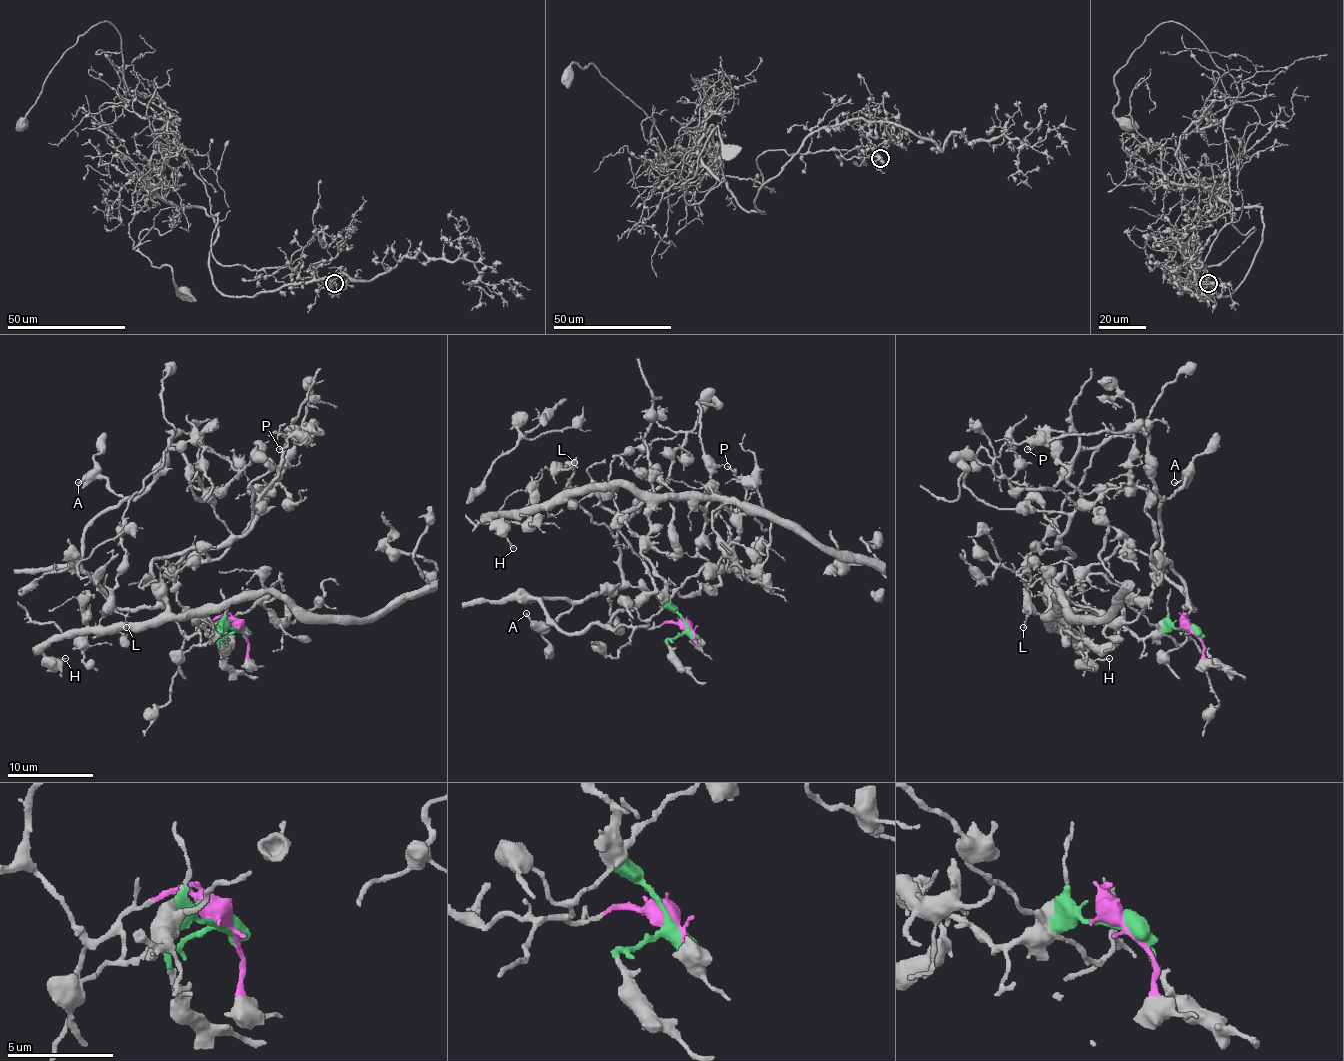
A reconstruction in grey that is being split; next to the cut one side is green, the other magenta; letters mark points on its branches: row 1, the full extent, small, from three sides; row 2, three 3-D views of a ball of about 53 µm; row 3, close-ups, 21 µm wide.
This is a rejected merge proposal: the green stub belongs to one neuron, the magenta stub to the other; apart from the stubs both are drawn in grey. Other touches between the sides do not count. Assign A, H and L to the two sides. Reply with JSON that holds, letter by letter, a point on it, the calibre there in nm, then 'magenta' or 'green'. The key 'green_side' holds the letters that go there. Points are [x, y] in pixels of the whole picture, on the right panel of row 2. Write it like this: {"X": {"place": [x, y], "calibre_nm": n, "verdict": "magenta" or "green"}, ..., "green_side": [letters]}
{"A": {"place": [1174, 482], "calibre_nm": 180, "verdict": "magenta"}, "H": {"place": [1109, 658], "calibre_nm": 130, "verdict": "green"}, "L": {"place": [1023, 627], "calibre_nm": 110, "verdict": "magenta"}, "green_side": ["H"]}

